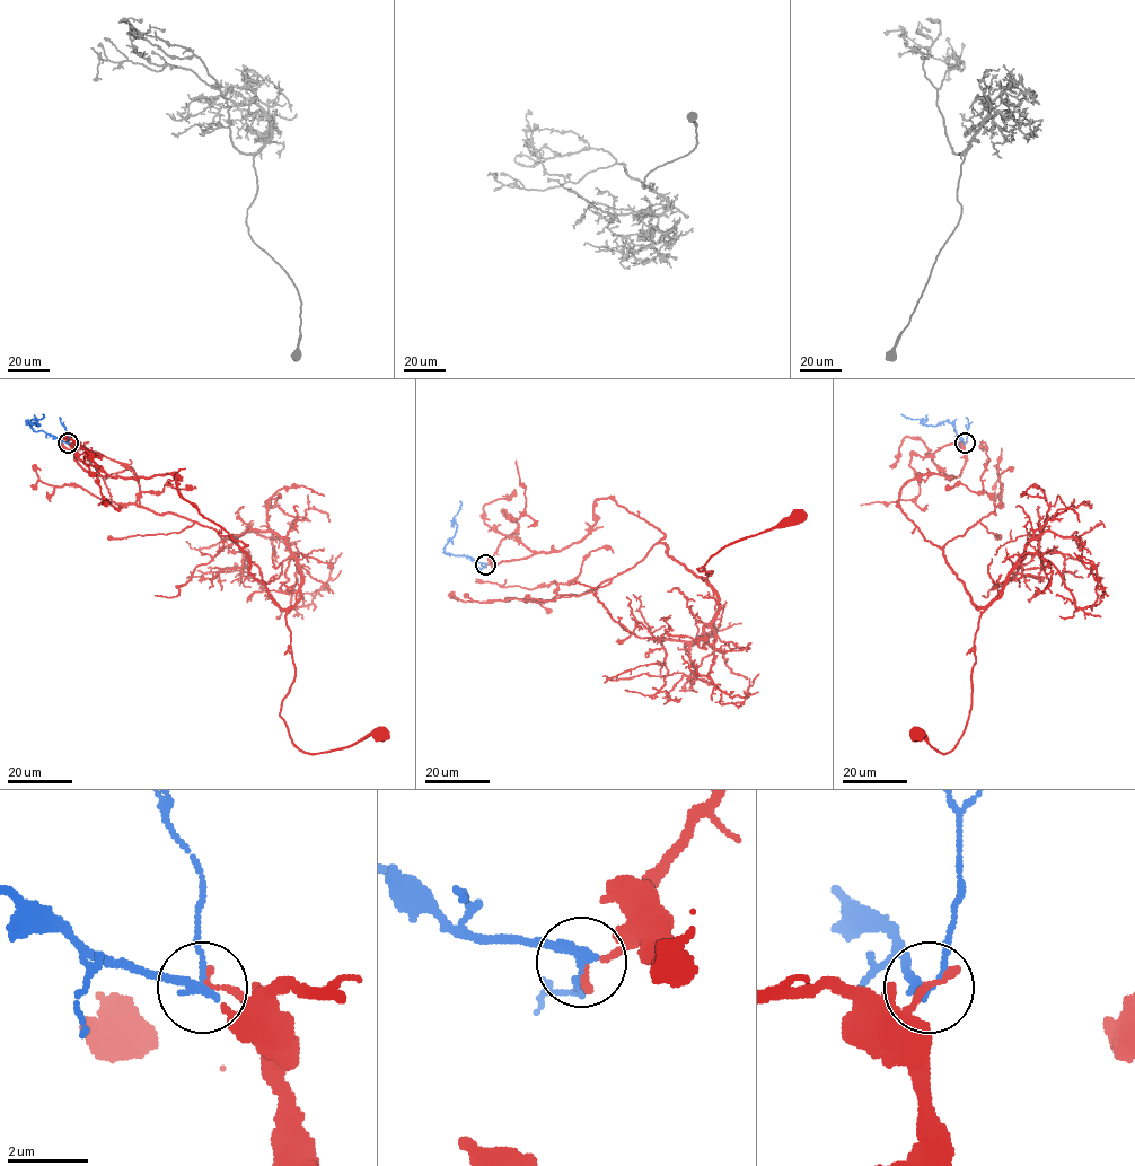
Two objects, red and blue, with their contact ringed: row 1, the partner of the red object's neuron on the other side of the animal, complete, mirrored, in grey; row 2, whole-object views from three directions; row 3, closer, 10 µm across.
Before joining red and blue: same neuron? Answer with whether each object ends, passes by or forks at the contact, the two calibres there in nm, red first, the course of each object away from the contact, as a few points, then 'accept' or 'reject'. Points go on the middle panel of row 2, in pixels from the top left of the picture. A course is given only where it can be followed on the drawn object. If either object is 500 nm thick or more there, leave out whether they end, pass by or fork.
red ends there; blue passes by; 190 nm thick on the red side, 200 nm on the other; red runs (485, 564), (579, 542), (594, 502), (612, 498), (706, 584), (712, 571), (697, 569), (718, 551), (798, 516); blue runs (485, 564), (445, 551), (445, 545), (455, 534), (452, 517), (460, 500); reject

